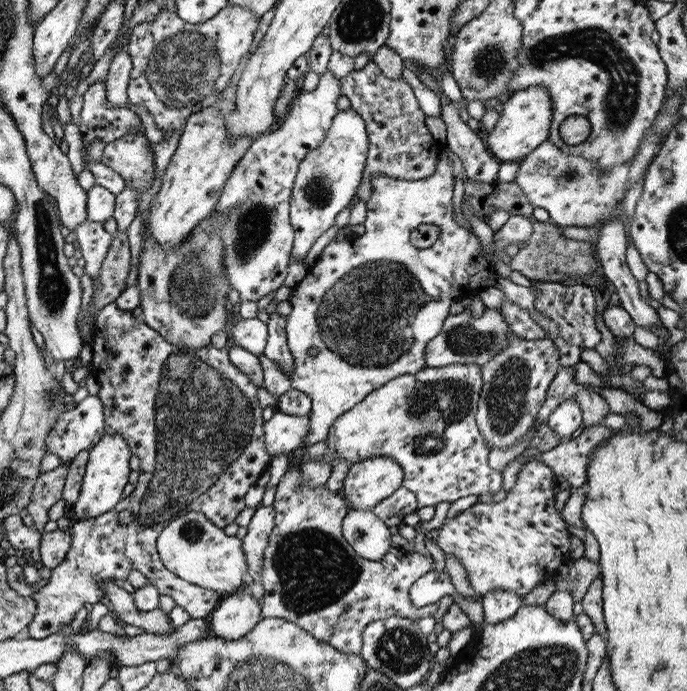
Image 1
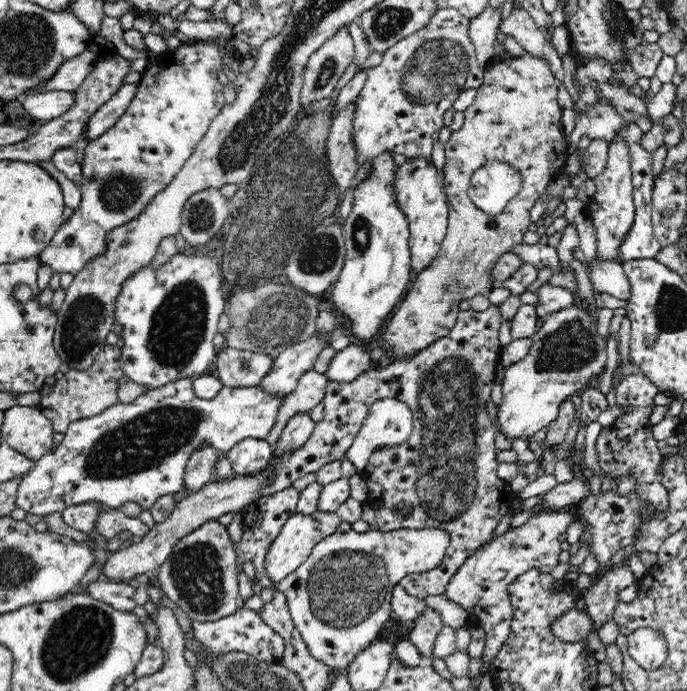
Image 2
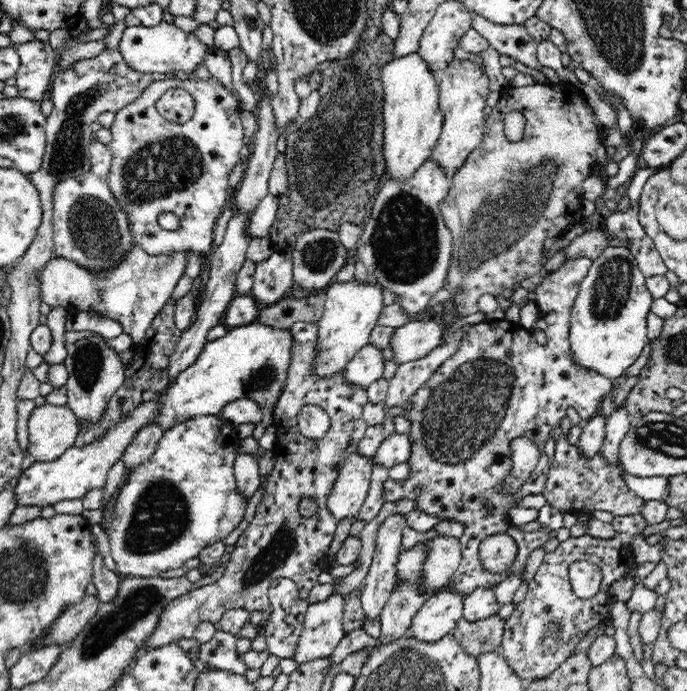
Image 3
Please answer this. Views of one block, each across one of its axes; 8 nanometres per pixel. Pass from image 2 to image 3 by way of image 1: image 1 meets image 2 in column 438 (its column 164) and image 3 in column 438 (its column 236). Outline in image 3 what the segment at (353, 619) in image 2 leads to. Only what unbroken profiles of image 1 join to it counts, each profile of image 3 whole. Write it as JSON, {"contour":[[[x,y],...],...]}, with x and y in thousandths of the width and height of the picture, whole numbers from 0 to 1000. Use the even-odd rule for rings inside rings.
{"contour":[[[642,776],[624,781],[622,809],[616,816],[616,845],[623,858],[635,858],[652,848],[672,810],[671,781]]]}

